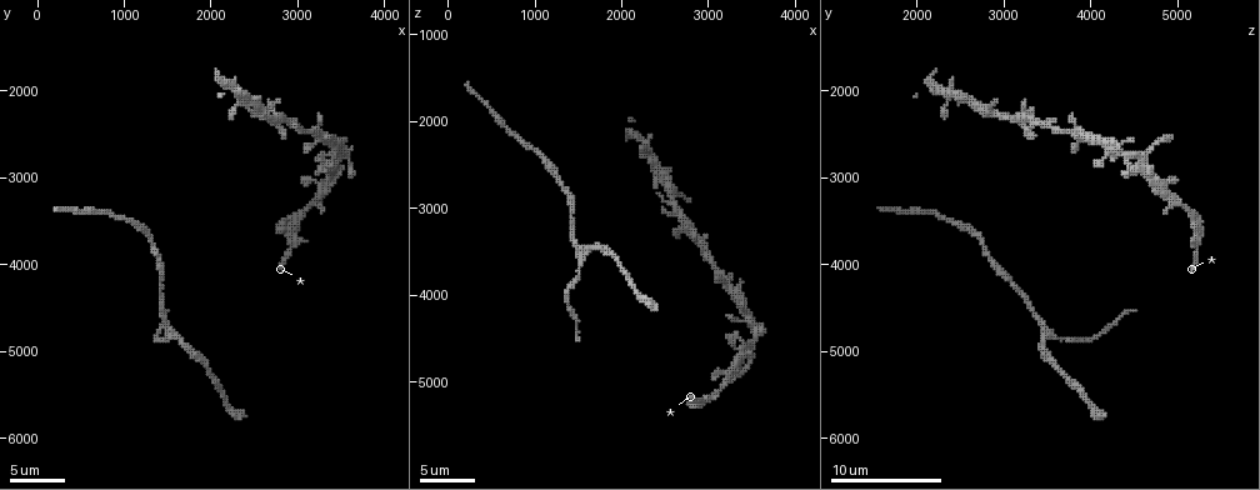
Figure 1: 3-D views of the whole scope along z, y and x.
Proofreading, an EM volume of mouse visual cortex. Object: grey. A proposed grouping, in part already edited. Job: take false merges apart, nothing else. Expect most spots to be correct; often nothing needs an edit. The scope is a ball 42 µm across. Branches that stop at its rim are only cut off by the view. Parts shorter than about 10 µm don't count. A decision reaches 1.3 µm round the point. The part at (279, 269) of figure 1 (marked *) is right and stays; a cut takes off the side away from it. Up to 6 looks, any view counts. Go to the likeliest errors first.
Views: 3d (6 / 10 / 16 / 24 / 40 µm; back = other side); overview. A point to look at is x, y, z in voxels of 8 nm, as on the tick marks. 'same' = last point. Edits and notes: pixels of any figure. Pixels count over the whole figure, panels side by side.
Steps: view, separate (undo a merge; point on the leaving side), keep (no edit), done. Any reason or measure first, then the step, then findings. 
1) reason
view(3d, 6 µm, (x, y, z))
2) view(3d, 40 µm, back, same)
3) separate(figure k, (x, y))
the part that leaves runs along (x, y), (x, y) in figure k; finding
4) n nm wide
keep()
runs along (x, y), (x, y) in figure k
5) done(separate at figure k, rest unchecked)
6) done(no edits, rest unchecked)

view(3d, 16 µm, (1550, 4800, 3500))

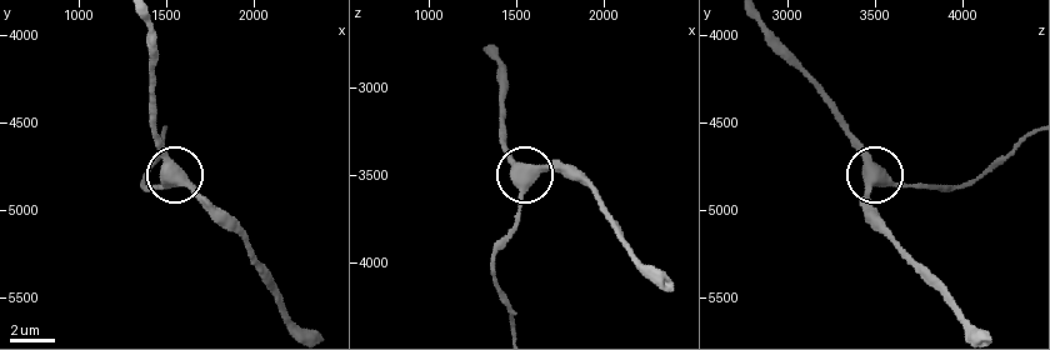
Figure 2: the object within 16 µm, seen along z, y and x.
430 nm wide
keep()
all the same cell

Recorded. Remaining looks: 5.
three-way junction
view(3d, 10 µm, (2700, 2300, 3050))

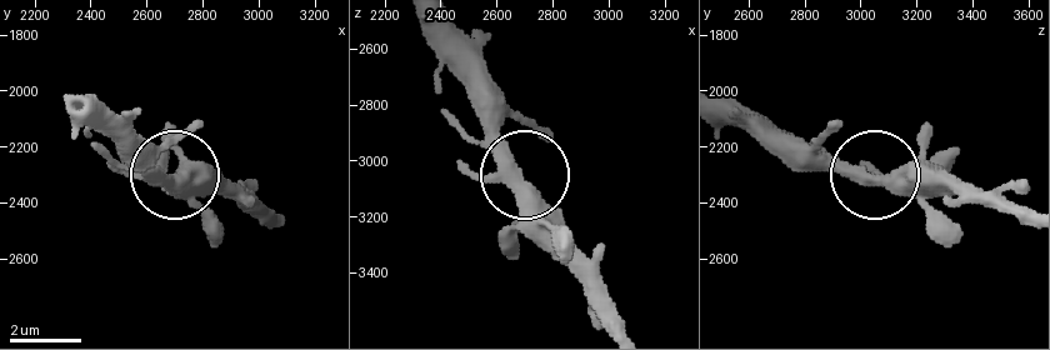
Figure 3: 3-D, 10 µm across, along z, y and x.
3 arms
keep()
one cell here

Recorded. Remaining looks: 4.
thick turns thin
view(3d, 10 µm, (1100, 3550, 2450))

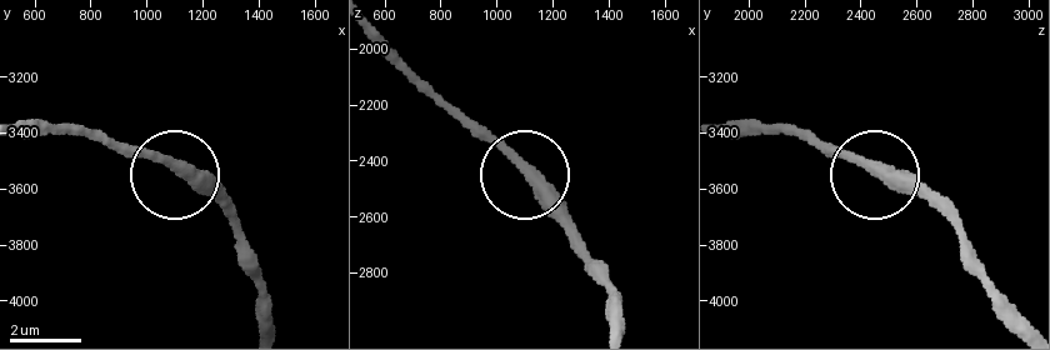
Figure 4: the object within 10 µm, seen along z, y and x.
keep()
all the same cell

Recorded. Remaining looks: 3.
done(no edits, rest unchecked)

